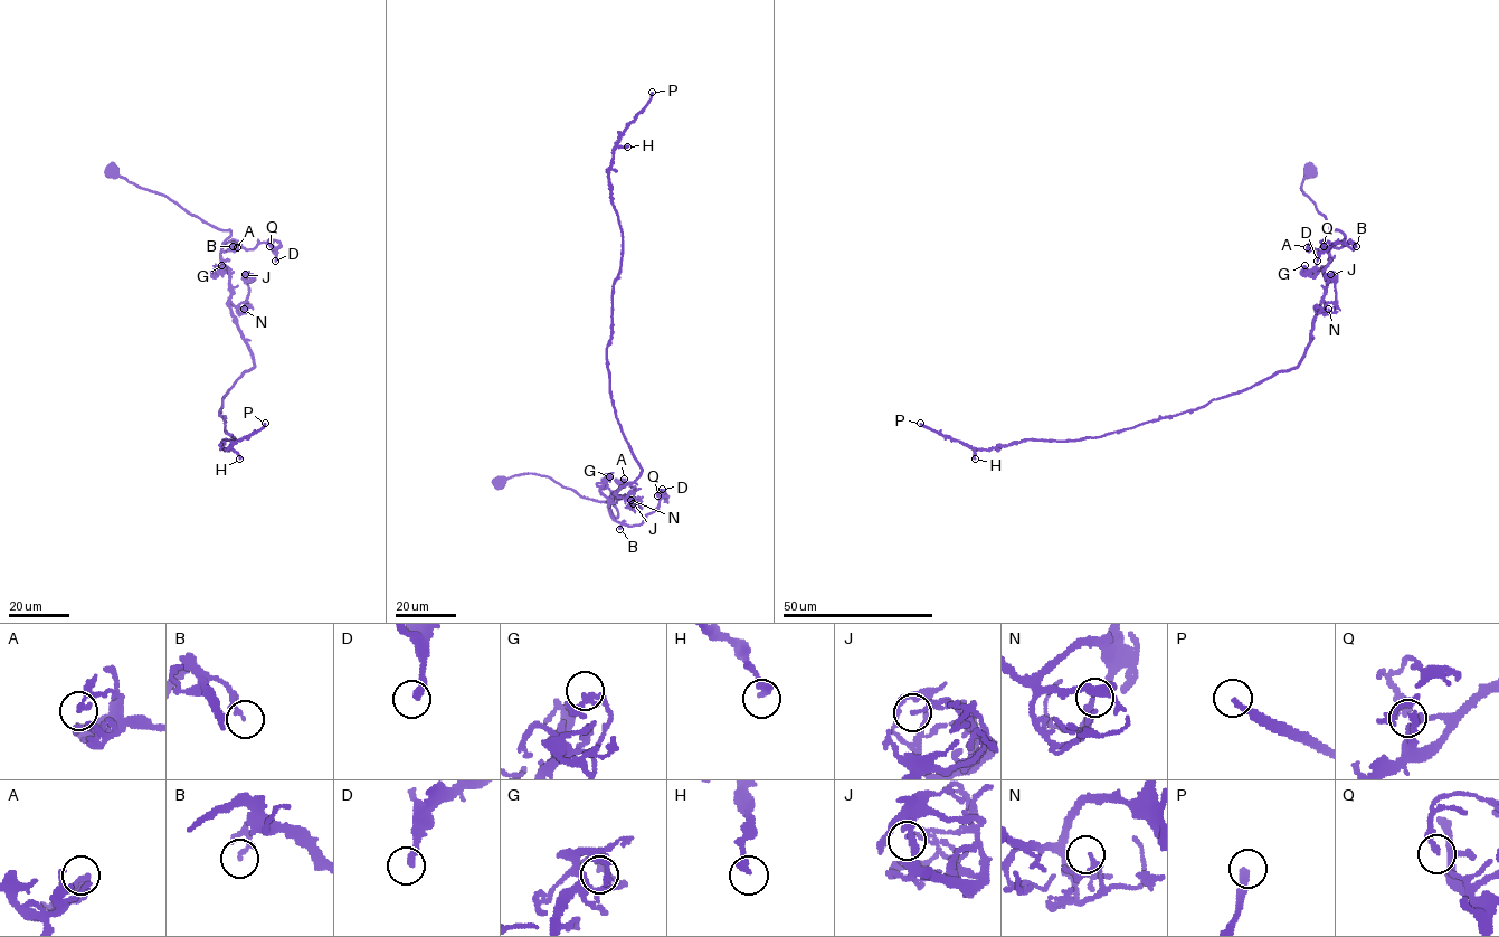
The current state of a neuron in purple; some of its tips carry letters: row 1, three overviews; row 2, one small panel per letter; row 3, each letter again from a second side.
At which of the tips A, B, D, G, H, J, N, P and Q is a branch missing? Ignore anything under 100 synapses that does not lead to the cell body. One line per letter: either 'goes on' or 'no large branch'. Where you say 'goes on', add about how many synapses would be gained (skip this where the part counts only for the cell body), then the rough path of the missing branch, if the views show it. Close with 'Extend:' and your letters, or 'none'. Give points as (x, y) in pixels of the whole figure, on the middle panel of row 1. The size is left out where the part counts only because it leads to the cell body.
A: no large branch
B: no large branch
D: no large branch
G: no large branch
H: no large branch
J: no large branch
N: no large branch
P: goes on; about 500 synapses
Q: no large branch
Extend: P

